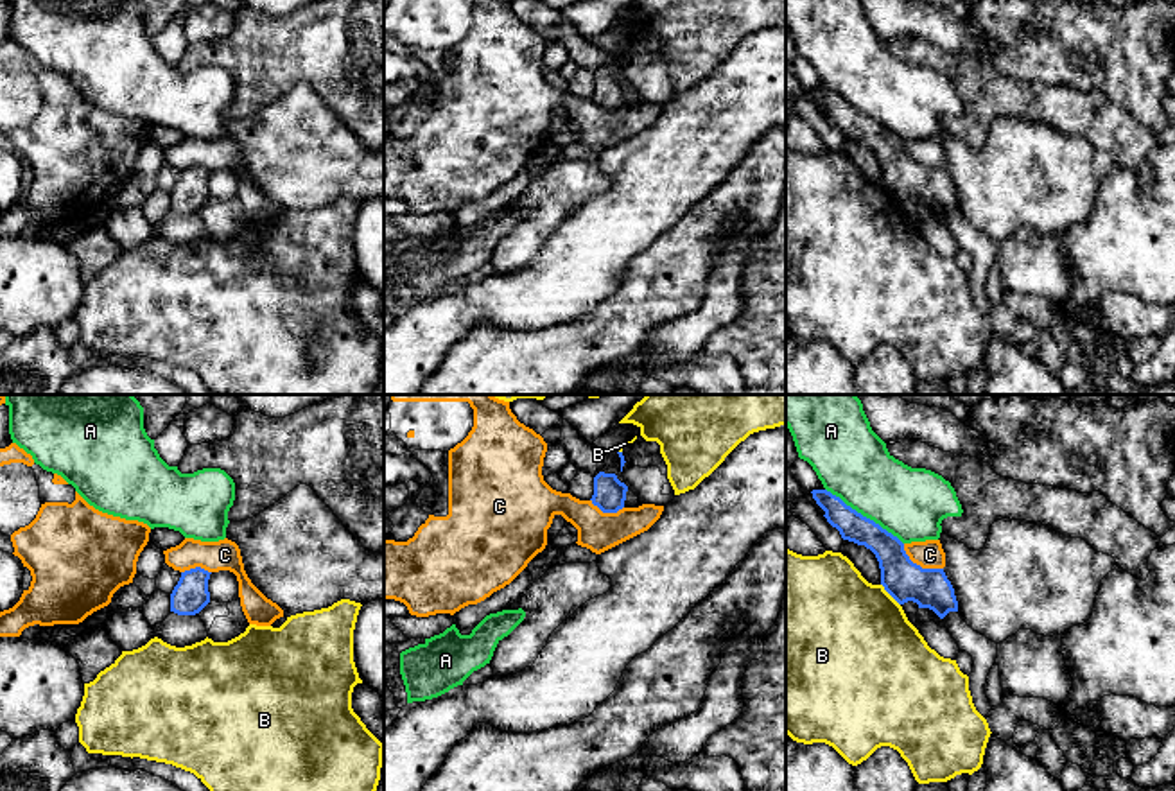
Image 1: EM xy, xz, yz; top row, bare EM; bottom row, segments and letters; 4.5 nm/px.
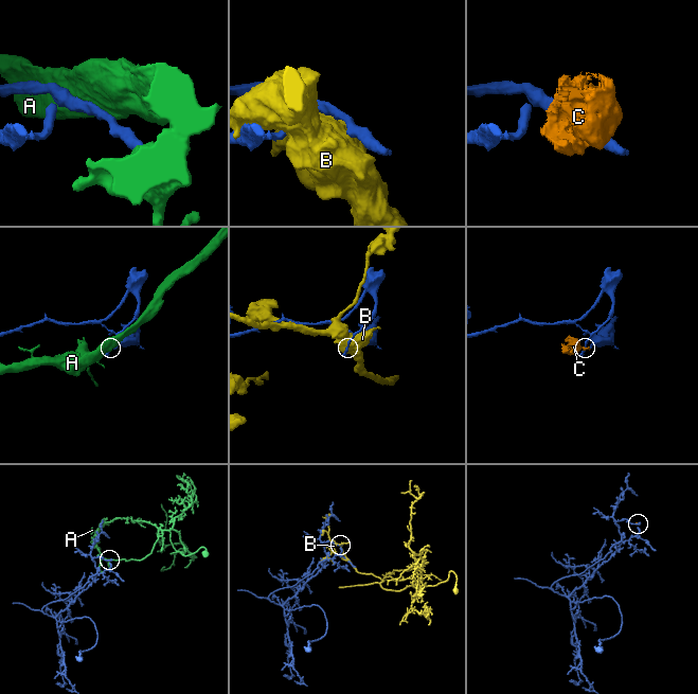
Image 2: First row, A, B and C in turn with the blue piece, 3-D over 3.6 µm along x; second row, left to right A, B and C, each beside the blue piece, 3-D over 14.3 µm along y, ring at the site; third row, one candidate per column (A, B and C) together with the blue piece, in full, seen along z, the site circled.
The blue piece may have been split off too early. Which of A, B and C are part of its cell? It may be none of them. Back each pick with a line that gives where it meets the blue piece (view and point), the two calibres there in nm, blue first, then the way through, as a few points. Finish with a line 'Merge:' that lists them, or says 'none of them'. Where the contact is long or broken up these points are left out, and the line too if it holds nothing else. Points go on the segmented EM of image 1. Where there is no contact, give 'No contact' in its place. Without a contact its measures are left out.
Merge: none of them

